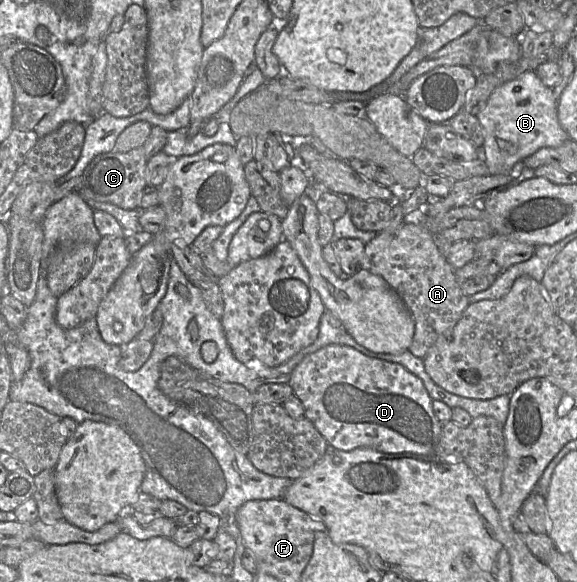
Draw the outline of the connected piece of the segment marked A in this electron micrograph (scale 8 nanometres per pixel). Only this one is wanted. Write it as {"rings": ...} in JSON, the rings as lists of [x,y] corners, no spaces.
{"rings":[[[413,220],[405,222],[397,232],[381,231],[366,243],[362,269],[381,276],[404,302],[415,321],[409,350],[421,359],[439,336],[450,337],[470,304],[456,281],[455,270],[437,248],[434,236]]]}

